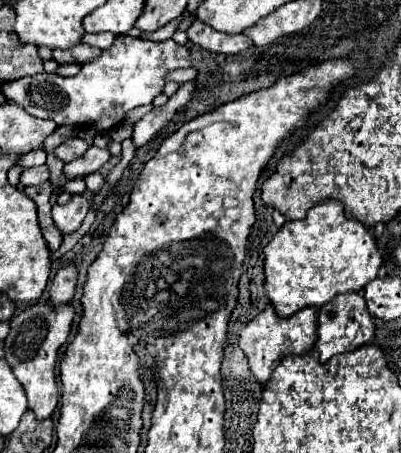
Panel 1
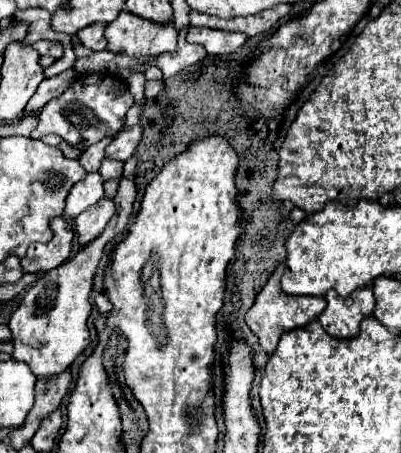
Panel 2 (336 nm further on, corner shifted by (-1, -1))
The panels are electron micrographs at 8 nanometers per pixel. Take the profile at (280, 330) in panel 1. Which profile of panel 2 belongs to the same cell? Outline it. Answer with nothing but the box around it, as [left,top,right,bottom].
[246,266,326,354]

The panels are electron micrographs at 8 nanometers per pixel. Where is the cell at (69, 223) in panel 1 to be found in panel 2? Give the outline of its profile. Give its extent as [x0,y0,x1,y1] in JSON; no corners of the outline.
[64,172,104,218]

